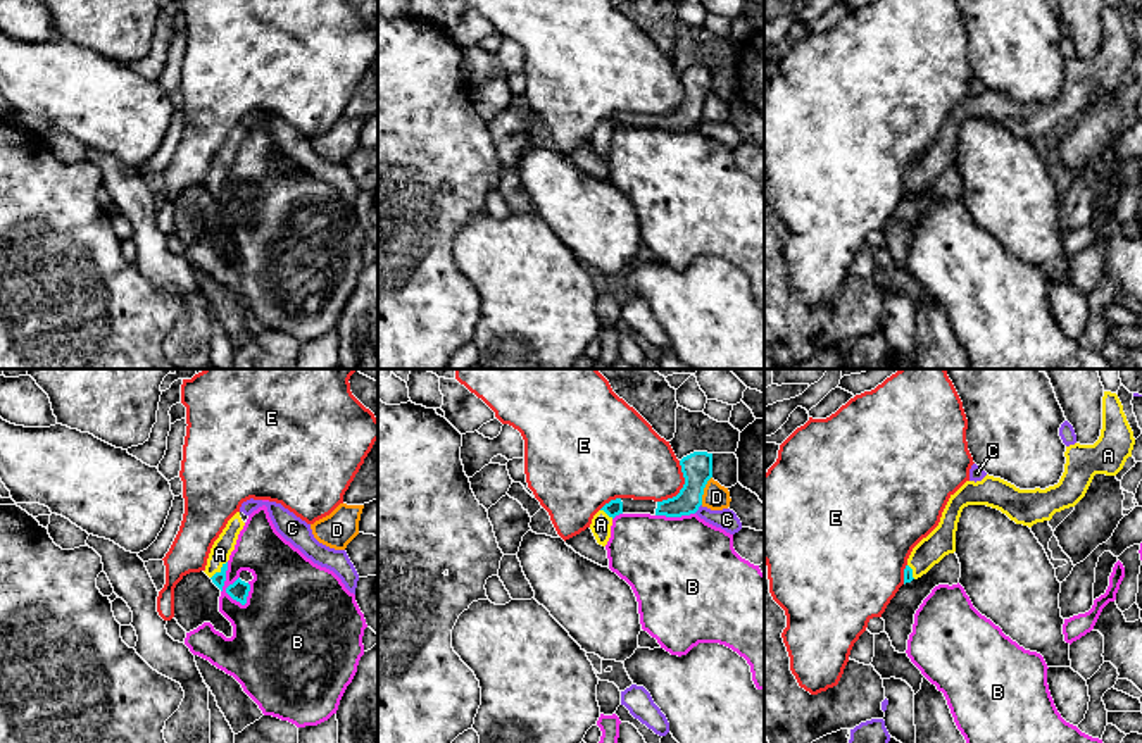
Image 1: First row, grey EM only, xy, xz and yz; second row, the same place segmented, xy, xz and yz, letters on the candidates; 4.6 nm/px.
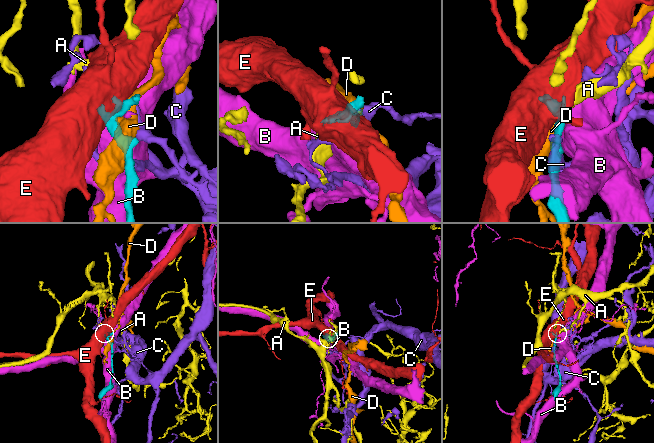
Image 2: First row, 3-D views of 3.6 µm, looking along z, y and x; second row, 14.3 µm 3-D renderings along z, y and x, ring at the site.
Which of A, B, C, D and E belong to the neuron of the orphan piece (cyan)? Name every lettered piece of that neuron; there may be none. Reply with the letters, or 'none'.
A

